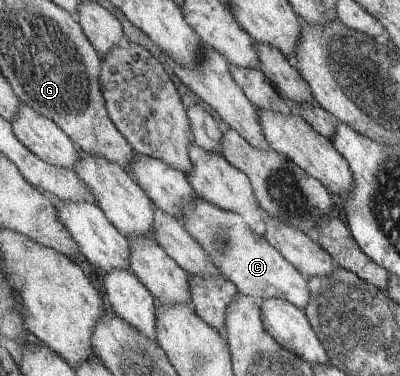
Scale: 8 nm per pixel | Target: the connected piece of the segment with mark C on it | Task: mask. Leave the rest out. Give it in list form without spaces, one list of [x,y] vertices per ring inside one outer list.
[[[196,197],[196,201],[183,209],[186,229],[197,239],[219,267],[221,274],[232,280],[240,293],[262,300],[286,298],[300,309],[306,310],[312,300],[312,282],[274,247],[264,233],[260,233],[241,213],[224,209]]]

